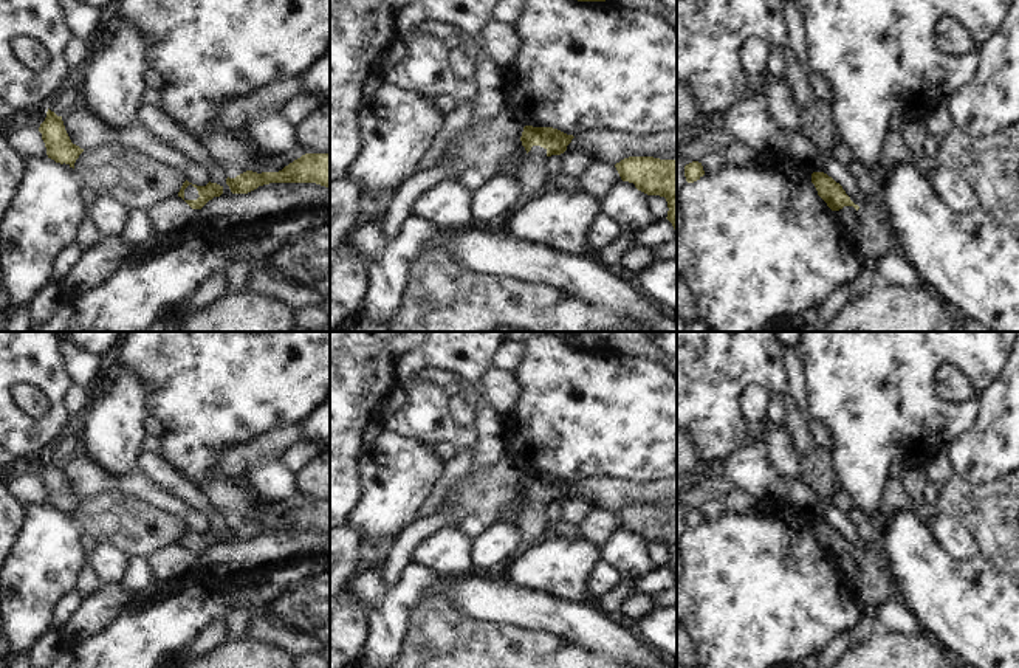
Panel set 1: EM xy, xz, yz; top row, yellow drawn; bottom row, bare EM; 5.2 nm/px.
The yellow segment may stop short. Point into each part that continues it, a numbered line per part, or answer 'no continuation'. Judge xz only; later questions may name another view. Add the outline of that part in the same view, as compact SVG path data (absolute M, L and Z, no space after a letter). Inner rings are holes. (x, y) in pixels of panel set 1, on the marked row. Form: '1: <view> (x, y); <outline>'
1: xz (531, 179); M533 146L523 166L514 174L516 184L522 194L516 208L527 205L550 191L547 186L545 160L547 149Z

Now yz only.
1: yz (875, 241); M855 203L855 205L858 205L859 209L856 211L853 206L852 208L859 214L859 219L863 222L863 229L856 234L858 246L855 250L855 254L861 260L869 260L869 259L880 260L884 256L887 256L894 250L894 246L897 245L897 240L894 237L894 232L892 232L892 226L889 223L889 219L886 217L886 214L881 215L881 217L877 217L872 211L869 211L864 206L861 206L859 203Z

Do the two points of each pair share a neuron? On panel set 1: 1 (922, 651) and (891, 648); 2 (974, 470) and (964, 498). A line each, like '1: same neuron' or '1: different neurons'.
1: same neuron
2: different neurons

